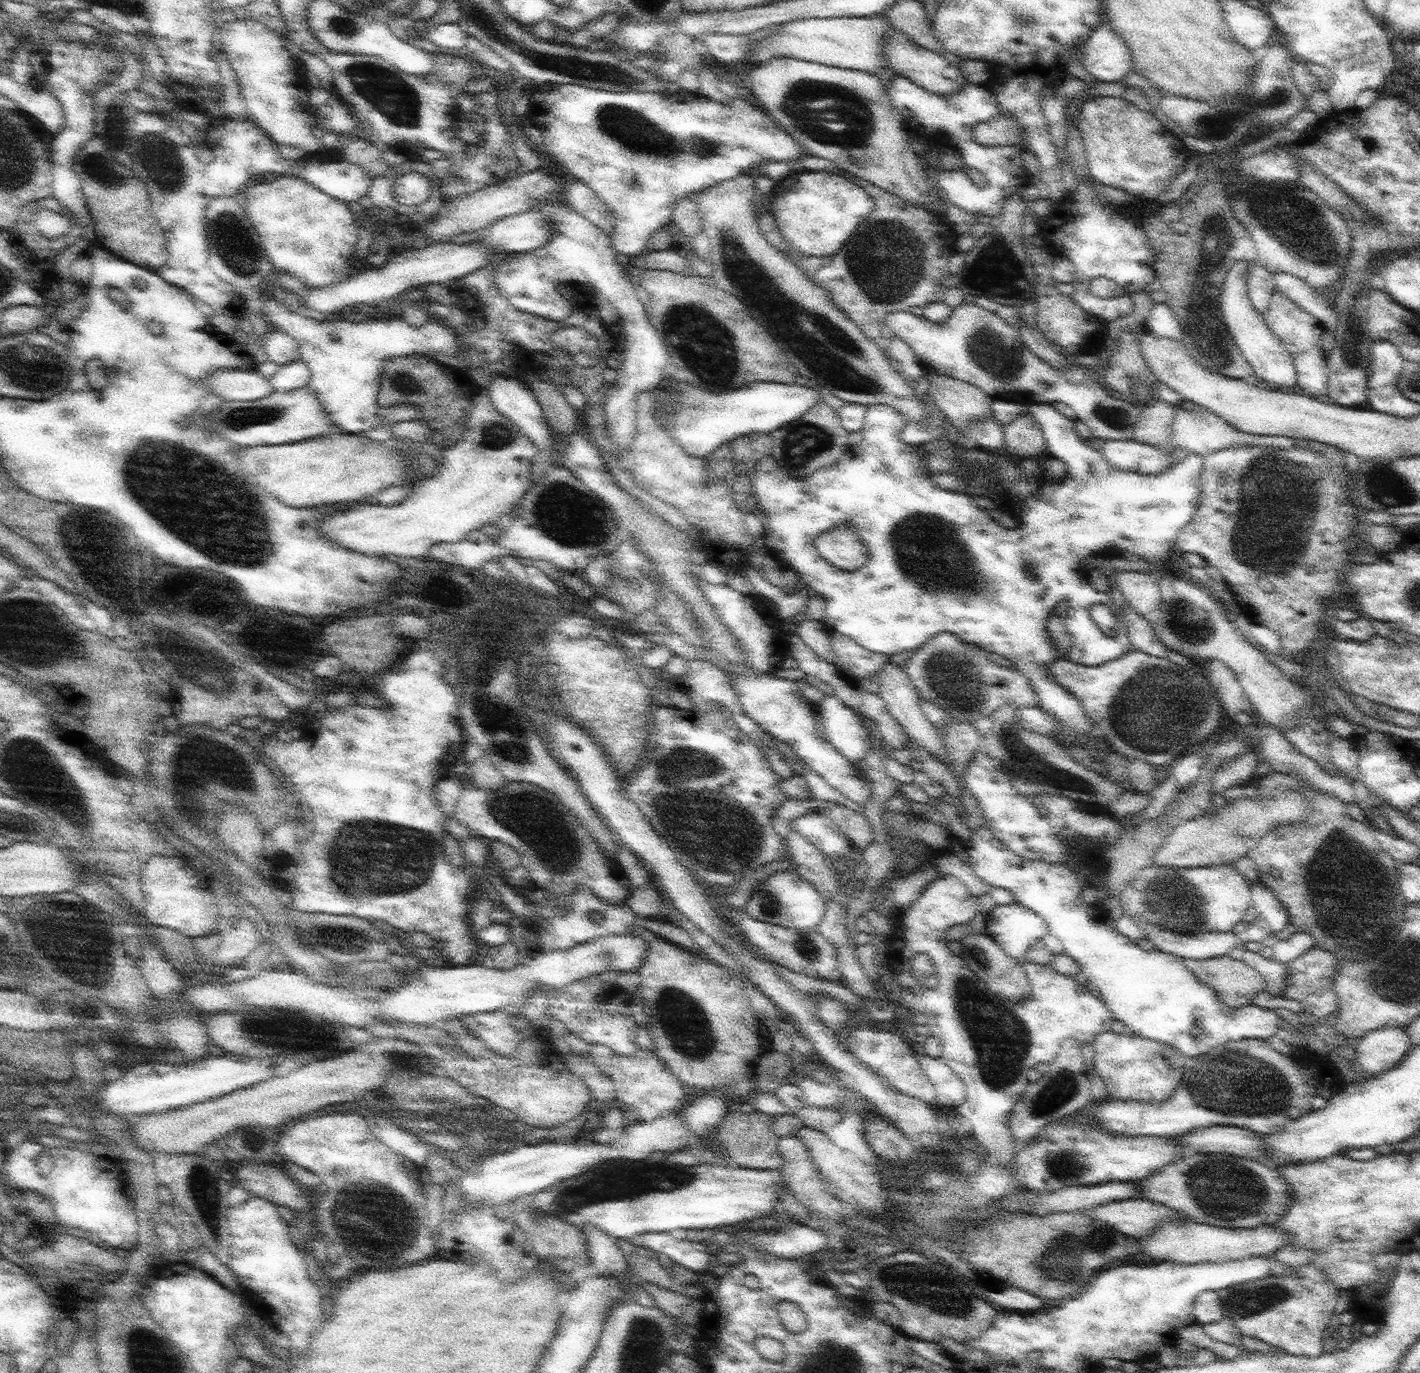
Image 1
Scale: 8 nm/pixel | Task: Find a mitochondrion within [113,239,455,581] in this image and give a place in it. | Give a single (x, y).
(143, 472)

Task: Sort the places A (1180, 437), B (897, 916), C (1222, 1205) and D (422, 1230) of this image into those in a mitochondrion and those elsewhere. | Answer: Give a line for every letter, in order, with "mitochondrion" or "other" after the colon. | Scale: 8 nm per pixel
A: other
B: other
C: mitochondrion
D: other

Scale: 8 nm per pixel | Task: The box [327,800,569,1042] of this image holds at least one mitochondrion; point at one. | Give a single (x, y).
(401, 856)

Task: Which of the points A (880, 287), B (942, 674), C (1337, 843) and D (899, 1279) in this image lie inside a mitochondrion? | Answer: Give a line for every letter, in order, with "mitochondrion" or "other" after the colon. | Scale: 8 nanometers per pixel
A: mitochondrion
B: mitochondrion
C: mitochondrion
D: mitochondrion

